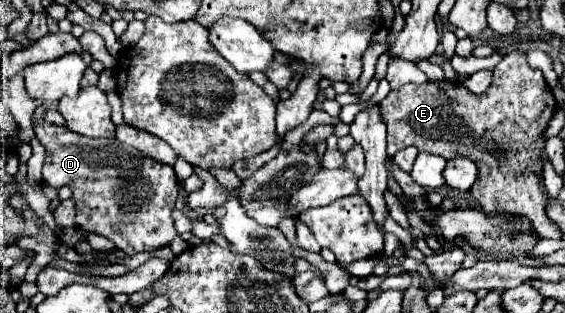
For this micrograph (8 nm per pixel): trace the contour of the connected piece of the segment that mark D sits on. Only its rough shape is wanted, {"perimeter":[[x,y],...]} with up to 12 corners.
{"perimeter":[[33,121],[77,227],[133,255],[177,231],[173,167]]}

